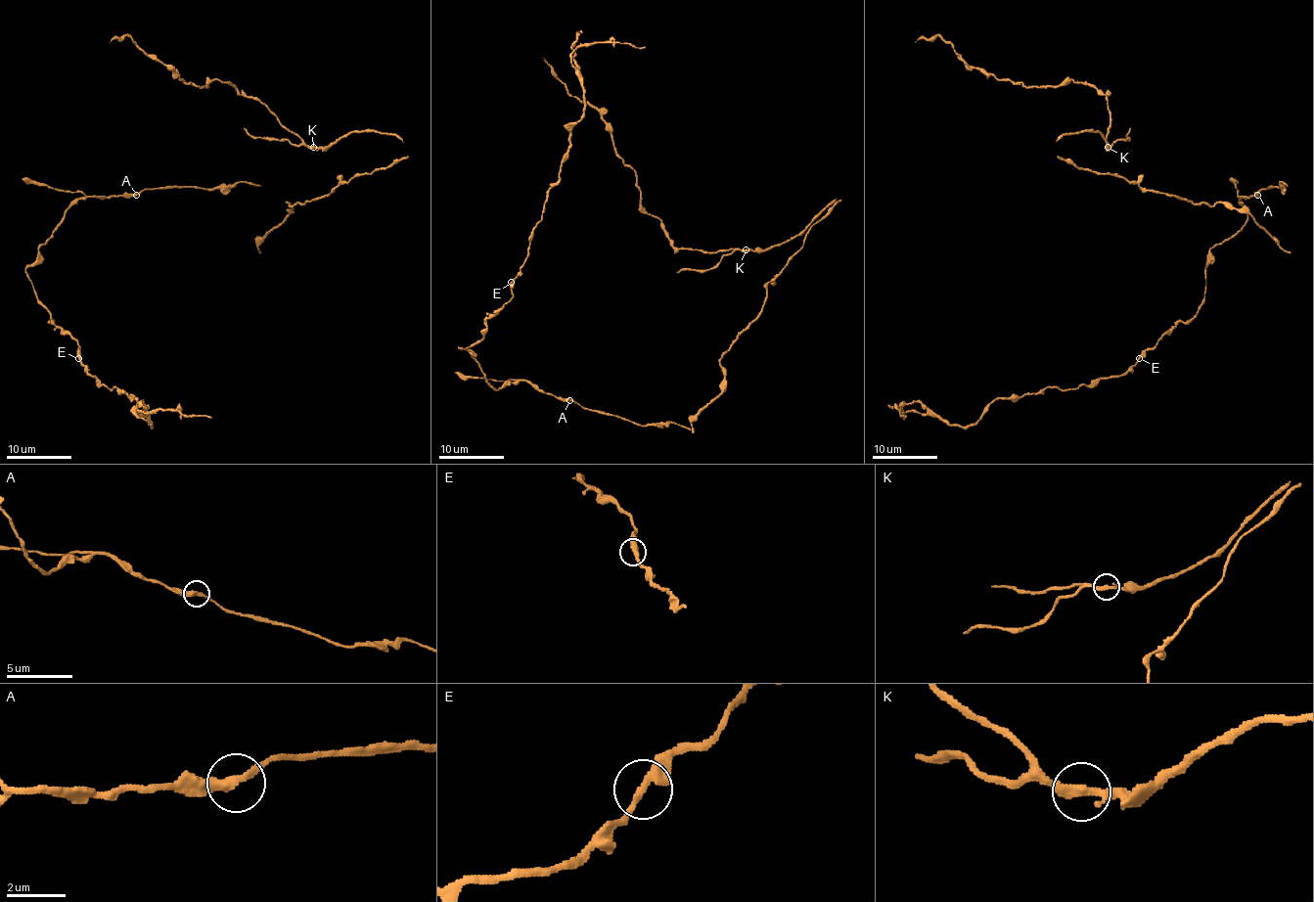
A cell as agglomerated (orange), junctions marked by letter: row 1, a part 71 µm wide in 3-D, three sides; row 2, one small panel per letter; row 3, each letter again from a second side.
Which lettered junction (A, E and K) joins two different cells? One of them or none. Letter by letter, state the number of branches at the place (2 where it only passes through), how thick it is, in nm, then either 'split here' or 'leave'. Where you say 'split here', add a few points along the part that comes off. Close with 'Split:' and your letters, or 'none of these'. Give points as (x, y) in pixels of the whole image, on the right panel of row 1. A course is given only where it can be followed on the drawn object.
A: branches 2; calibre 320 nm; leave
E: branches 2; calibre 320 nm; leave
K: branches 2; calibre 320 nm; leave
Split: none of these

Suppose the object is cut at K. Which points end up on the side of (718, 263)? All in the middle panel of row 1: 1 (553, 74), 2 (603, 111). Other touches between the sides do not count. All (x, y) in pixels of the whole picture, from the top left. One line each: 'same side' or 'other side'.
1: same side
2: same side

